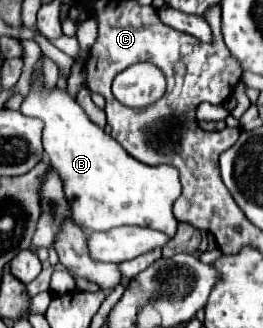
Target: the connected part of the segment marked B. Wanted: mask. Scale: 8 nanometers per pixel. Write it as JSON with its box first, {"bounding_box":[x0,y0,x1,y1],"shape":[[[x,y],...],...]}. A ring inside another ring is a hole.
{"bounding_box":[21,71,181,235],"shape":[[[43,71],[39,73],[31,73],[31,85],[35,81],[41,81],[39,89],[29,89],[29,95],[23,99],[21,103],[21,113],[27,117],[37,117],[45,123],[45,141],[43,141],[43,149],[51,159],[51,165],[59,171],[59,175],[63,177],[63,187],[67,193],[67,199],[71,201],[71,209],[73,209],[73,217],[75,223],[87,231],[107,231],[119,225],[141,225],[141,227],[151,227],[151,229],[159,229],[167,235],[175,235],[177,231],[177,219],[173,217],[173,203],[181,193],[181,183],[179,183],[179,175],[177,169],[171,165],[157,165],[157,167],[149,167],[145,163],[139,163],[137,159],[131,159],[125,149],[111,137],[107,135],[101,127],[97,127],[87,113],[83,111],[83,107],[77,103],[75,97],[71,97],[67,93],[67,89],[59,89],[53,87],[49,89],[45,85],[45,75]]]}

